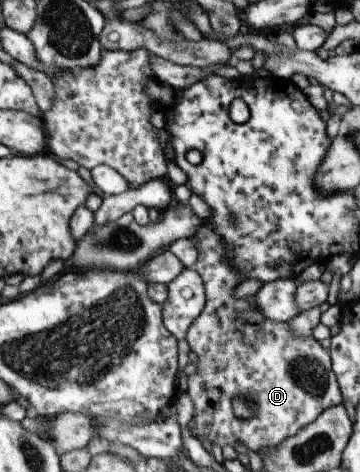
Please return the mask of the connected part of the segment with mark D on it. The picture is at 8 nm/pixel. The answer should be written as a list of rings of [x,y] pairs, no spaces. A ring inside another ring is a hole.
[[[205,221],[195,233],[195,246],[198,257],[195,270],[205,282],[206,300],[201,316],[193,322],[187,332],[187,344],[197,354],[197,372],[187,376],[186,393],[195,407],[195,414],[188,423],[189,432],[199,440],[209,440],[217,446],[245,446],[261,456],[267,456],[287,438],[295,436],[299,430],[311,424],[326,408],[341,404],[343,396],[333,369],[331,356],[315,337],[295,336],[289,326],[282,322],[267,320],[255,304],[255,298],[249,295],[243,298],[235,296],[235,288],[241,283],[241,276],[233,272],[233,266],[227,258],[227,244],[221,240],[213,224]],[[233,398],[255,400],[253,418],[241,420],[233,416]]]

